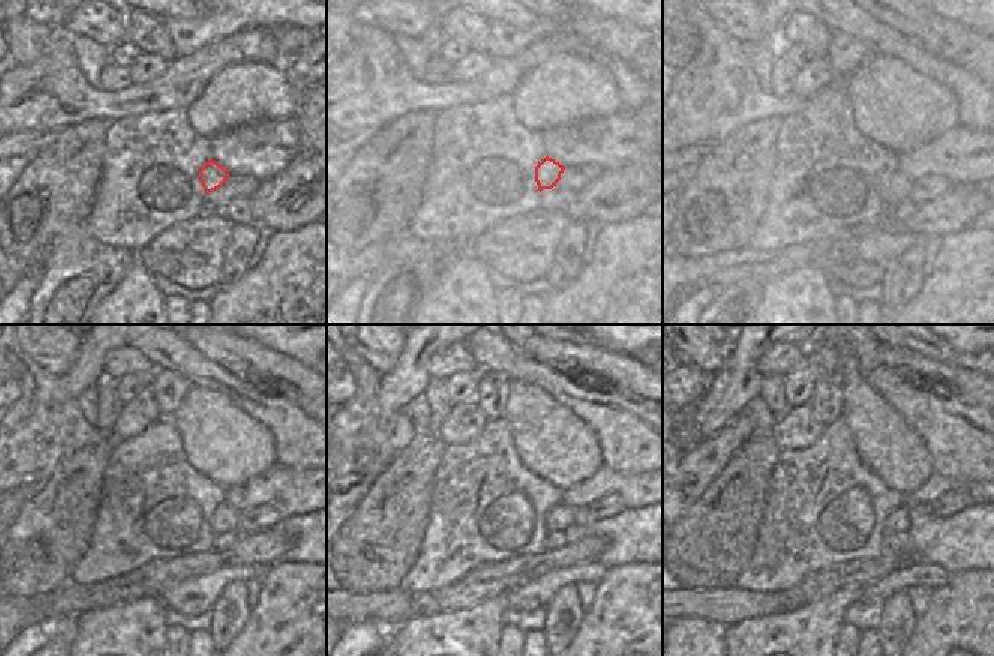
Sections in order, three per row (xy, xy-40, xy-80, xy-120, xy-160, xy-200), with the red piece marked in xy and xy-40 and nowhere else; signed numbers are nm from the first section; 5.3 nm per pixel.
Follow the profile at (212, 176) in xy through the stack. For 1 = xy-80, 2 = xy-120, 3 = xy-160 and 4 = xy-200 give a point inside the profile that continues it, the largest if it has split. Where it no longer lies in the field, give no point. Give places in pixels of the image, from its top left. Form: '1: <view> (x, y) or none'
1: xy-80 (895, 186)
2: xy-120 (225, 520)
3: xy-160 (561, 518)
4: xy-200 (898, 521)

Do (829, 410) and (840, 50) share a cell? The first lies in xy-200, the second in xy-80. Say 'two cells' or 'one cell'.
one cell

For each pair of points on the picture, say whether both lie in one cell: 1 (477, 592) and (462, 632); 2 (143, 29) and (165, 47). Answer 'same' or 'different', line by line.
1: different
2: same

